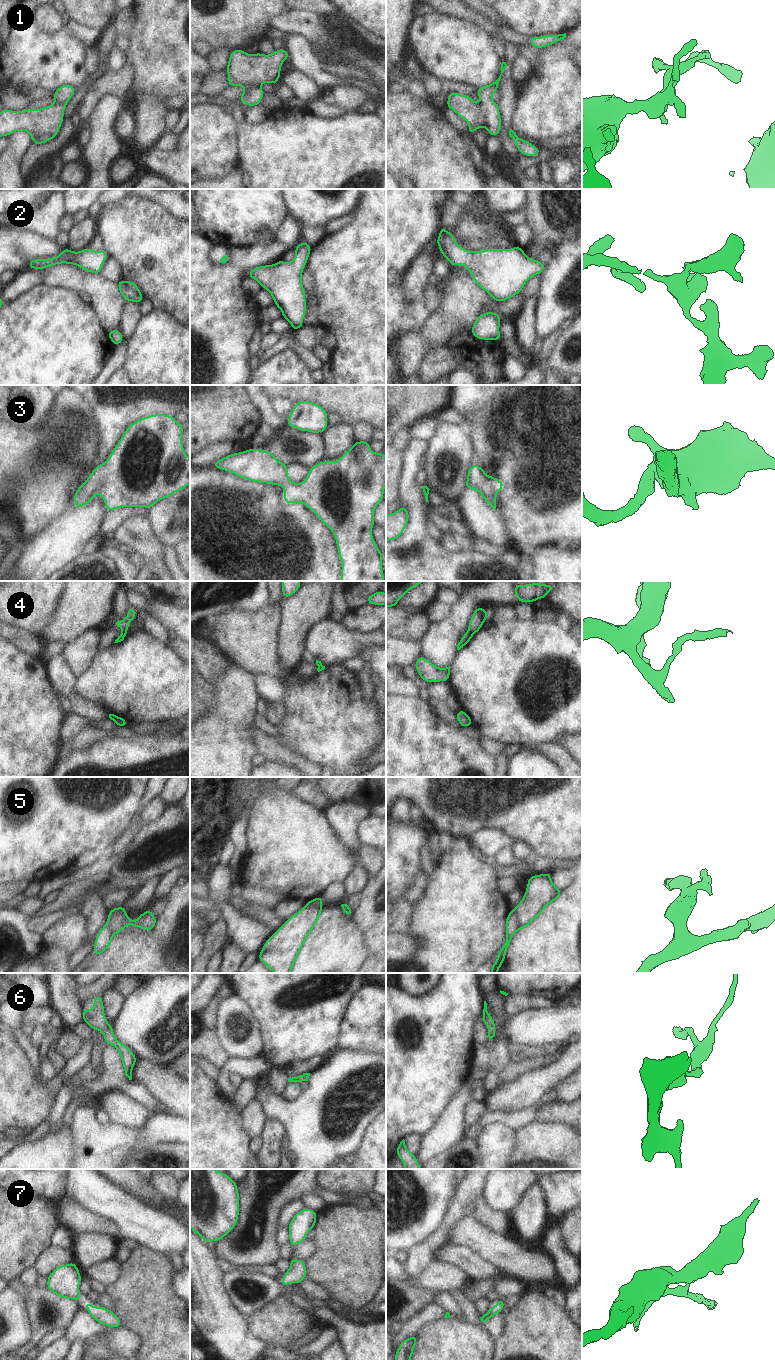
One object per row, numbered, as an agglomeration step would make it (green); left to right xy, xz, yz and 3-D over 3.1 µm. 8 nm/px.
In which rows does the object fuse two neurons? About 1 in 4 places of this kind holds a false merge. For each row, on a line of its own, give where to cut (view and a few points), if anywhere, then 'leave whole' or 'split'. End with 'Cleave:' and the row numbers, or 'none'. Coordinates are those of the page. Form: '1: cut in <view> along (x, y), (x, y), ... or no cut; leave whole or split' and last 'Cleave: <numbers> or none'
1: no cut; leave whole
2: no cut; leave whole
3: no cut; leave whole
4: cut in xy along (122, 631), (126, 633); split
5: cut in yz along (512, 910), (516, 915), (517, 930); split
6: no cut; leave whole
7: no cut; leave whole
Cleave: 4, 5

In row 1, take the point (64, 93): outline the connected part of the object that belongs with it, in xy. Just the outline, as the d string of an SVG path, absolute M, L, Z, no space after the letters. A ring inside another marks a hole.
M64 84L54 91L54 103L44 108L0 111L0 137L9 136L15 131L26 131L36 145L55 138L61 128L64 110L75 93L75 87Z

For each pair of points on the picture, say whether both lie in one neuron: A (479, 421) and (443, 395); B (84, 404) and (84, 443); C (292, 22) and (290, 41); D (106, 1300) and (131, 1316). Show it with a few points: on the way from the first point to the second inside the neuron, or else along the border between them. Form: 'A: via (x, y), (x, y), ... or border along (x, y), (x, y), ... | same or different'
A: border along (449, 404), (437, 414) | different
B: via (84, 414), (84, 433) | same
C: border along (284, 34), (297, 33), (312, 45) | different
D: border along (106, 1292), (112, 1299), (113, 1311) | different

